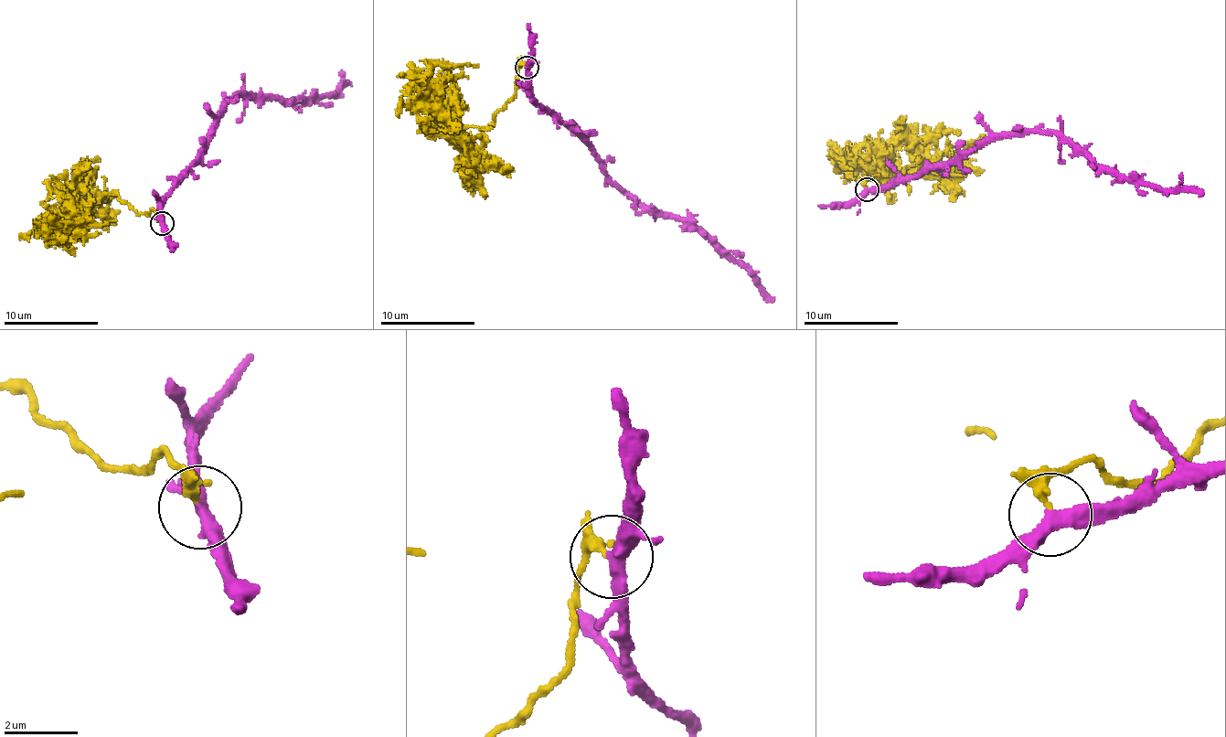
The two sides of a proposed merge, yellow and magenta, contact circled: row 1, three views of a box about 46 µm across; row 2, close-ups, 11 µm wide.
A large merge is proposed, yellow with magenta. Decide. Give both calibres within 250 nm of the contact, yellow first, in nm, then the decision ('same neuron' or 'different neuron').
200/360 nm | different neuron

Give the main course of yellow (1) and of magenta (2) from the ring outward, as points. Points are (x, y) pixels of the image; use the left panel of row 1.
1: (161, 223), (154, 209), (142, 213), (118, 196), (105, 195), (70, 222), (116, 219)
2: (161, 223), (157, 209), (187, 175), (225, 102), (244, 92), (255, 100), (309, 99), (350, 82)

